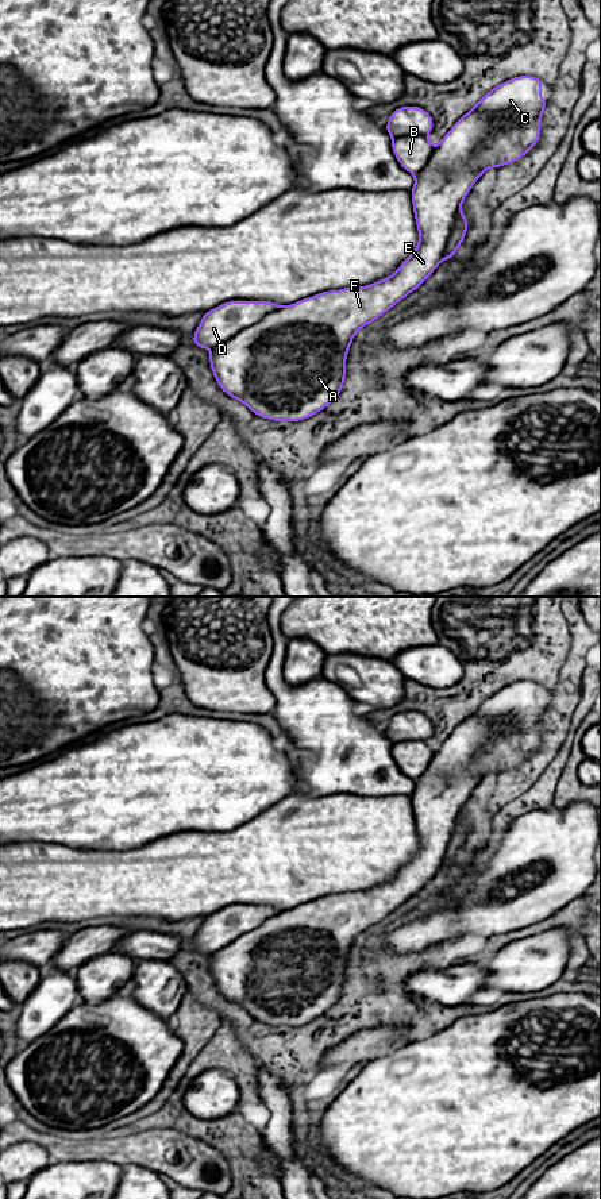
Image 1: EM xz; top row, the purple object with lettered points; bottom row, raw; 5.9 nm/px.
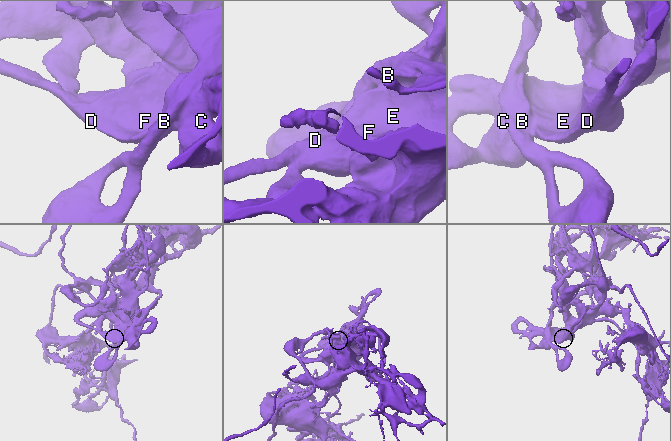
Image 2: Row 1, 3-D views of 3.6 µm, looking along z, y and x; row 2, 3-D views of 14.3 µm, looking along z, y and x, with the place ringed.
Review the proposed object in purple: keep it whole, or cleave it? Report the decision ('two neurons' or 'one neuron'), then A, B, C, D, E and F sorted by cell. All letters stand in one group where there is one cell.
one neuron | A B C D E F

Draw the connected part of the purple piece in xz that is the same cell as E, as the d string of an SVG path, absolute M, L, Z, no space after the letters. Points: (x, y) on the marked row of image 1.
M517 76L494 86L452 124L436 147L427 139L435 124L424 108L407 105L394 109L385 131L393 138L392 151L398 163L416 177L411 197L419 231L417 247L393 275L369 286L320 292L286 307L269 301L227 301L204 312L192 343L199 348L212 350L209 366L220 389L244 404L254 415L273 421L303 421L331 405L339 397L347 377L346 358L354 335L421 286L443 259L454 259L469 228L461 207L481 174L490 167L500 169L519 161L540 140L539 123L548 105L548 100L540 97L543 81L536 76Z

